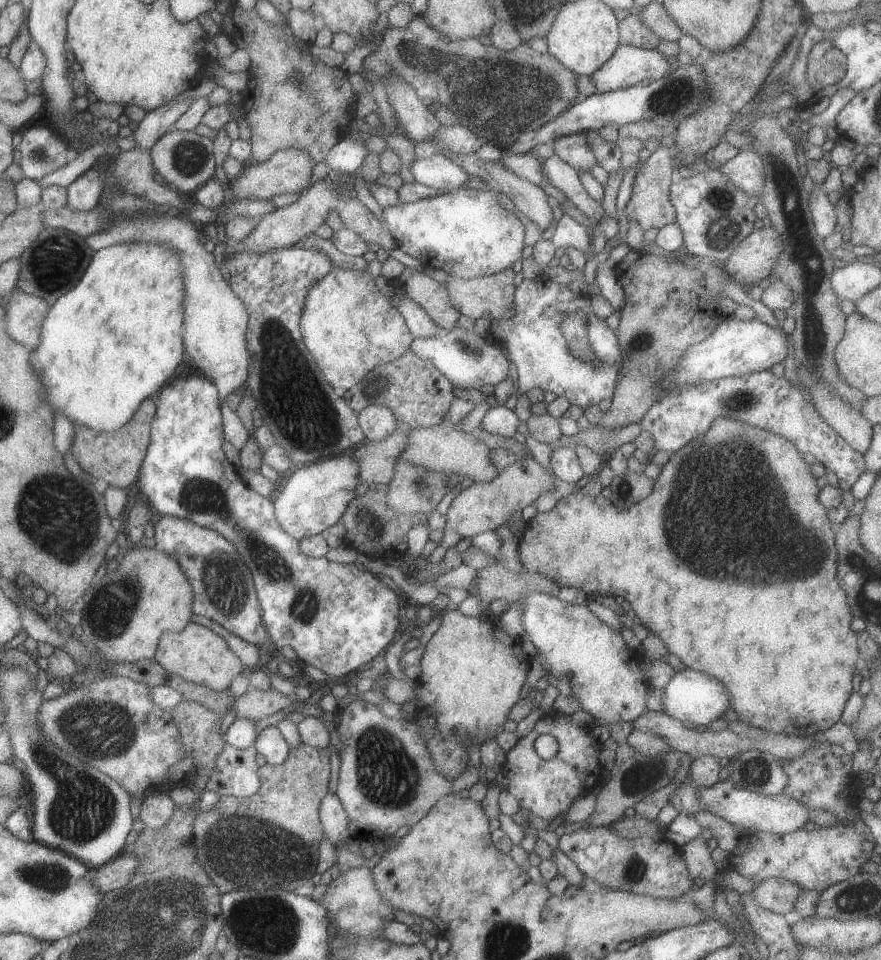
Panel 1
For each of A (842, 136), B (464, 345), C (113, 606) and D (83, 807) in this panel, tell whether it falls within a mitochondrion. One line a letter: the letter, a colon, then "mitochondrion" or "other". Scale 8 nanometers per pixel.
A: other
B: mitochondrion
C: mitochondrion
D: mitochondrion

